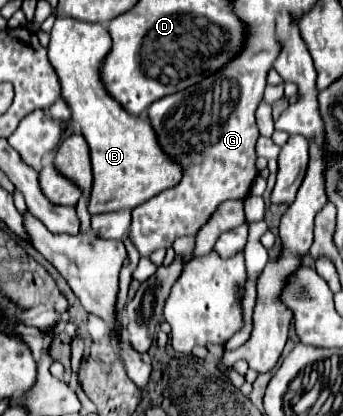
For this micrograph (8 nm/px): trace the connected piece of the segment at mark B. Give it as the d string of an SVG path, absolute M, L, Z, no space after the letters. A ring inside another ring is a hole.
M65 17L61 21L55 19L49 41L49 61L61 77L61 93L71 107L73 121L81 127L91 149L91 215L133 209L153 195L177 185L177 179L181 179L181 167L161 153L149 119L131 117L105 93L99 79L99 67L101 57L105 57L109 49L111 37L103 25L81 25L81 21L65 21Z

